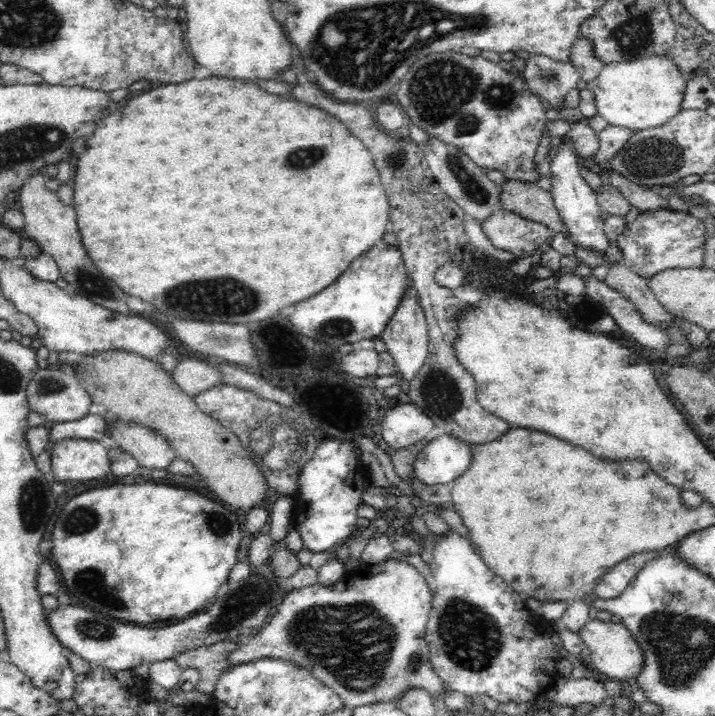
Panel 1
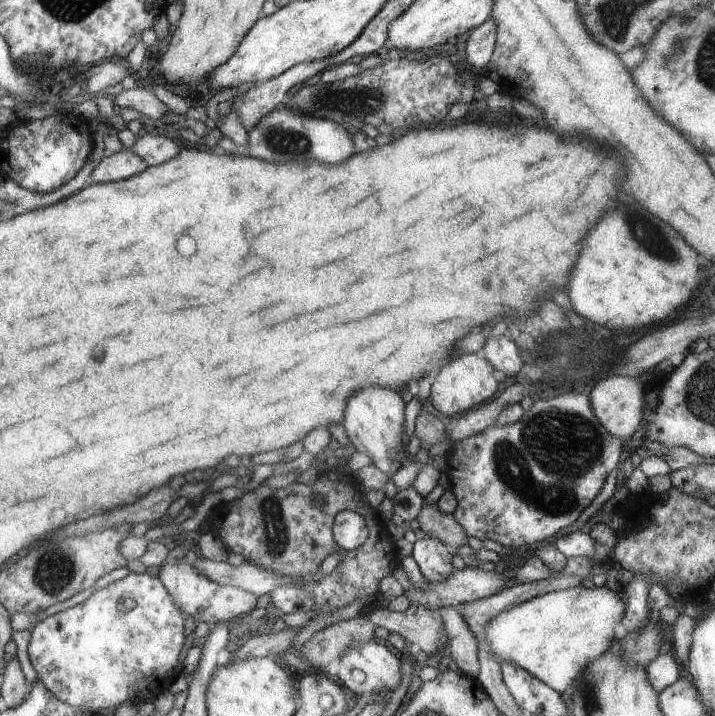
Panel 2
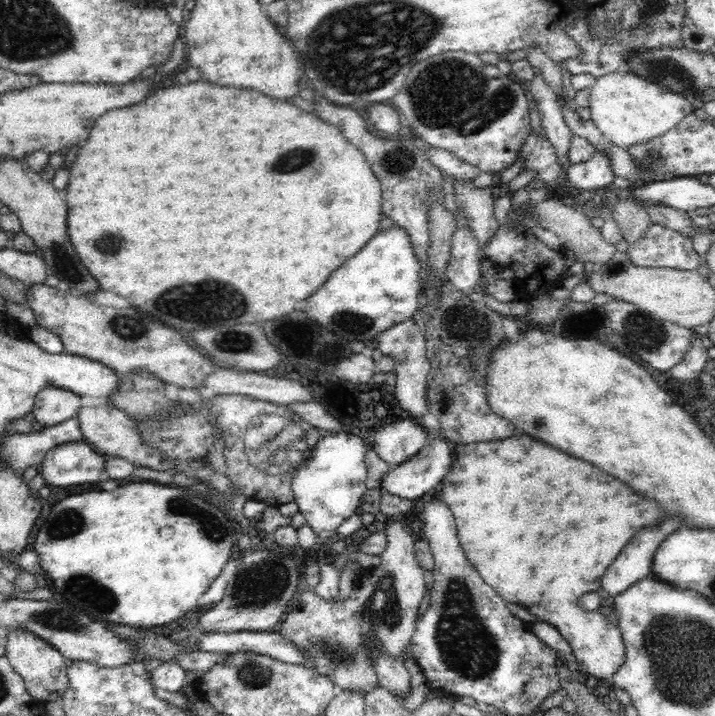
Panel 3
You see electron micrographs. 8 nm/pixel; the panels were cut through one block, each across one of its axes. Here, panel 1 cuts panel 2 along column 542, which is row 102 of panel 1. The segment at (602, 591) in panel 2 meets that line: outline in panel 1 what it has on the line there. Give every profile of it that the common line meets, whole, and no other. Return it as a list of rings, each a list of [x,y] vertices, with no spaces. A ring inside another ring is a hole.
[[[666,54],[605,64],[587,87],[593,92],[597,114],[608,124],[624,125],[635,131],[664,124],[682,111],[687,78]]]

